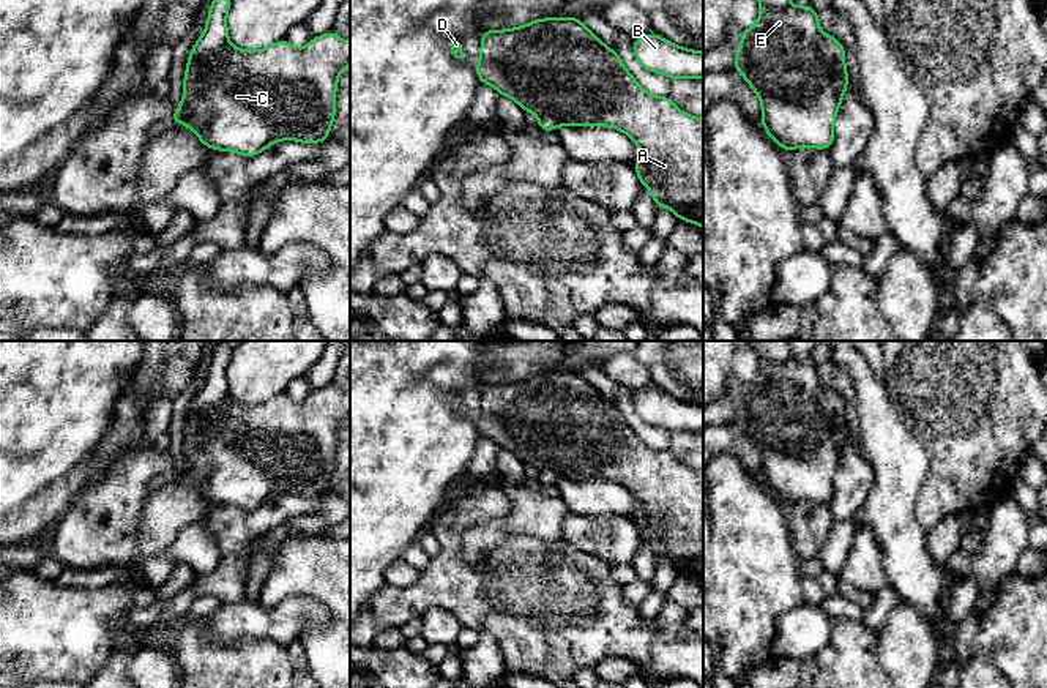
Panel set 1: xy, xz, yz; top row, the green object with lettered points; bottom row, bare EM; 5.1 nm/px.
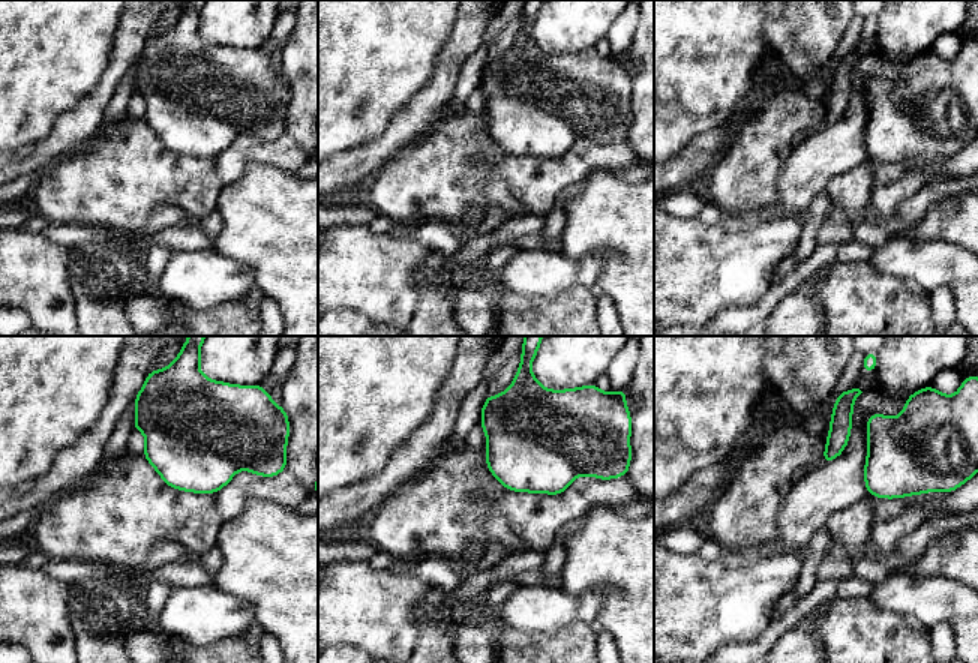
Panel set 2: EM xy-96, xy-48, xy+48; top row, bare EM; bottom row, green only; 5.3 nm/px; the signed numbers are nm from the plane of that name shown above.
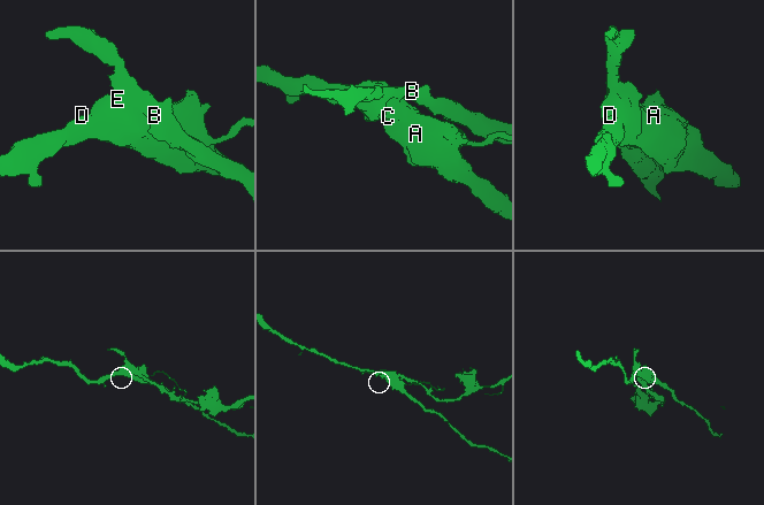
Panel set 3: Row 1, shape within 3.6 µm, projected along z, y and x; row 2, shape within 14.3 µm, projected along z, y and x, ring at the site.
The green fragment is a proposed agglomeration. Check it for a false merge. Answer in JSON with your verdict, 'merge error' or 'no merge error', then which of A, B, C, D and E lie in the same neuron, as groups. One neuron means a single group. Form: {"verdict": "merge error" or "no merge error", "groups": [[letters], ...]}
{"verdict": "merge error", "groups": [["A", "C", "D", "E"], ["B"]]}

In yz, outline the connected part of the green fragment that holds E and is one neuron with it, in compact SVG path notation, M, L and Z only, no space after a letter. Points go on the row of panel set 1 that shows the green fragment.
M810 3L785 9L762 5L757 24L741 30L733 69L760 98L762 126L787 153L799 147L831 148L840 107L834 90L834 57L825 44L818 14Z

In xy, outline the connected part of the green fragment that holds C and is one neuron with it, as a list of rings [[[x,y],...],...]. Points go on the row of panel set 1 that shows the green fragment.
[[[333,30],[311,38],[301,49],[295,49],[285,38],[259,50],[238,49],[225,41],[218,50],[203,54],[199,65],[200,88],[186,99],[189,115],[183,122],[184,126],[194,129],[197,139],[211,150],[252,158],[281,140],[292,139],[312,145],[330,137],[336,115],[337,77],[350,65],[350,43]]]

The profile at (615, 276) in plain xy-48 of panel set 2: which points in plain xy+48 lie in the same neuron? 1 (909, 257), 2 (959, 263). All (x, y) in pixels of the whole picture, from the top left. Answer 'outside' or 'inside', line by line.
1: outside
2: outside

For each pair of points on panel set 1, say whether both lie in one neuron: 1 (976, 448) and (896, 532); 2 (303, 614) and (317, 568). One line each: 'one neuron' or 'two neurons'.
1: two neurons
2: two neurons

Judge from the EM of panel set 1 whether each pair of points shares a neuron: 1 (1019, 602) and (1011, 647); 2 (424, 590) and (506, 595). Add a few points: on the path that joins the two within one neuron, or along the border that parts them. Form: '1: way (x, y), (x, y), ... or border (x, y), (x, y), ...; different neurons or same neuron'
1: way (1019, 613), (1019, 636); same neuron
2: way (445, 590), (486, 595); same neuron

